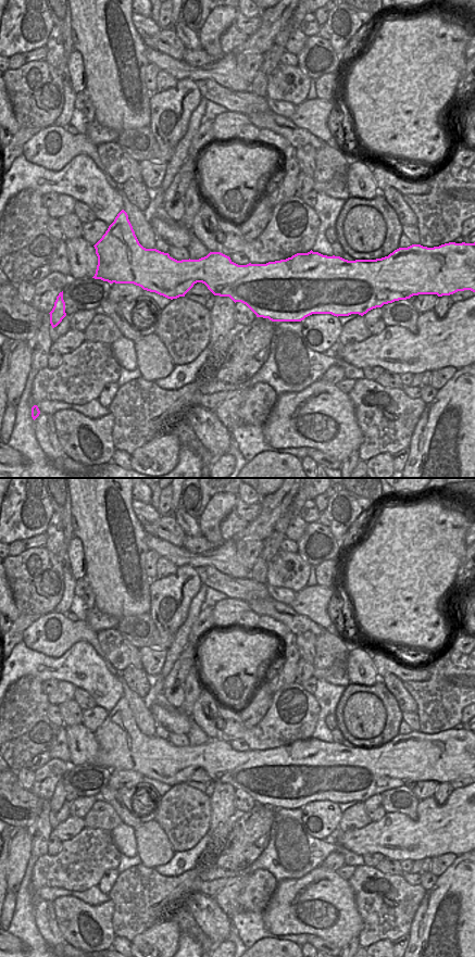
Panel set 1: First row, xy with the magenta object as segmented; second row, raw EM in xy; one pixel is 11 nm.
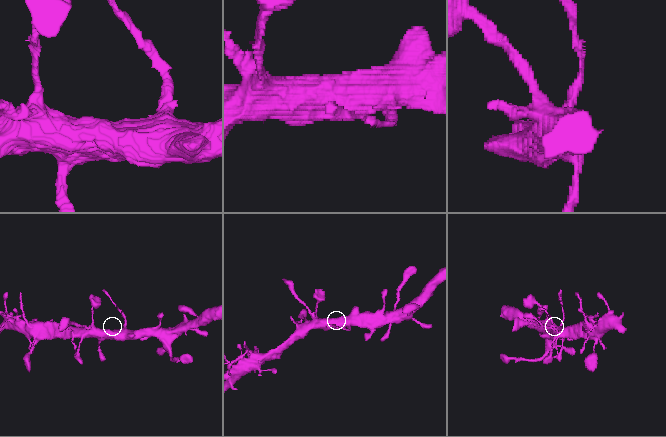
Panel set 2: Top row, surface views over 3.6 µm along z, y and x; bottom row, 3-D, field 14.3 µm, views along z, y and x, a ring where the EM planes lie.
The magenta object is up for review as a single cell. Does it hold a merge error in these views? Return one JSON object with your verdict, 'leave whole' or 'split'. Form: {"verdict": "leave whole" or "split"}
{"verdict": "leave whole"}

